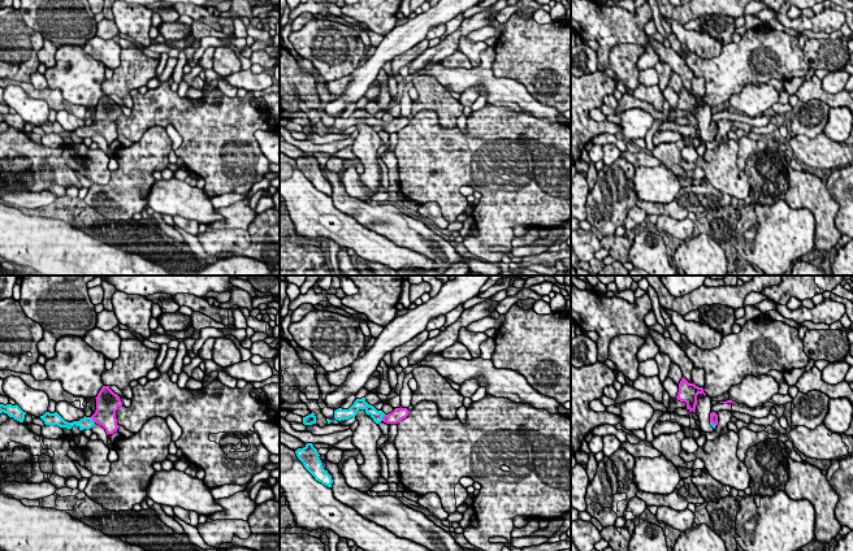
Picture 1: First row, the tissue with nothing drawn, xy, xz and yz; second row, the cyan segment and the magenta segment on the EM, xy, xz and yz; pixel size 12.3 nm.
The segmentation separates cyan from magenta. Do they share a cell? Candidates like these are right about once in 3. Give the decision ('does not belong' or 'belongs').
belongs

